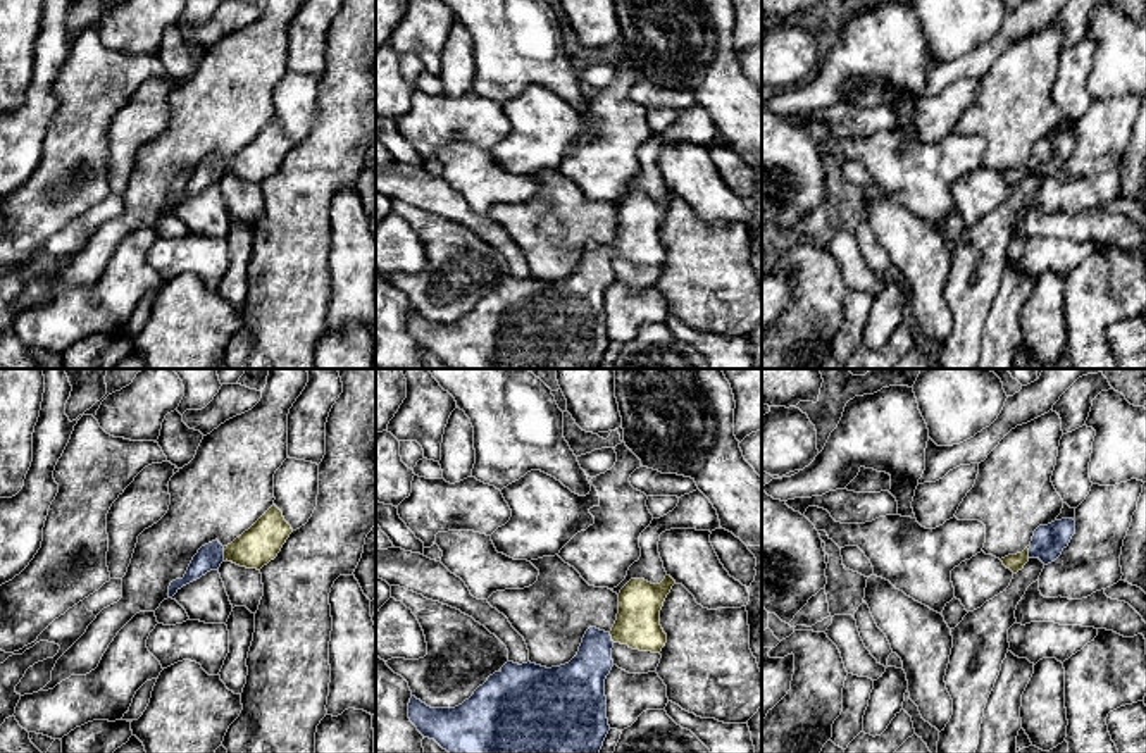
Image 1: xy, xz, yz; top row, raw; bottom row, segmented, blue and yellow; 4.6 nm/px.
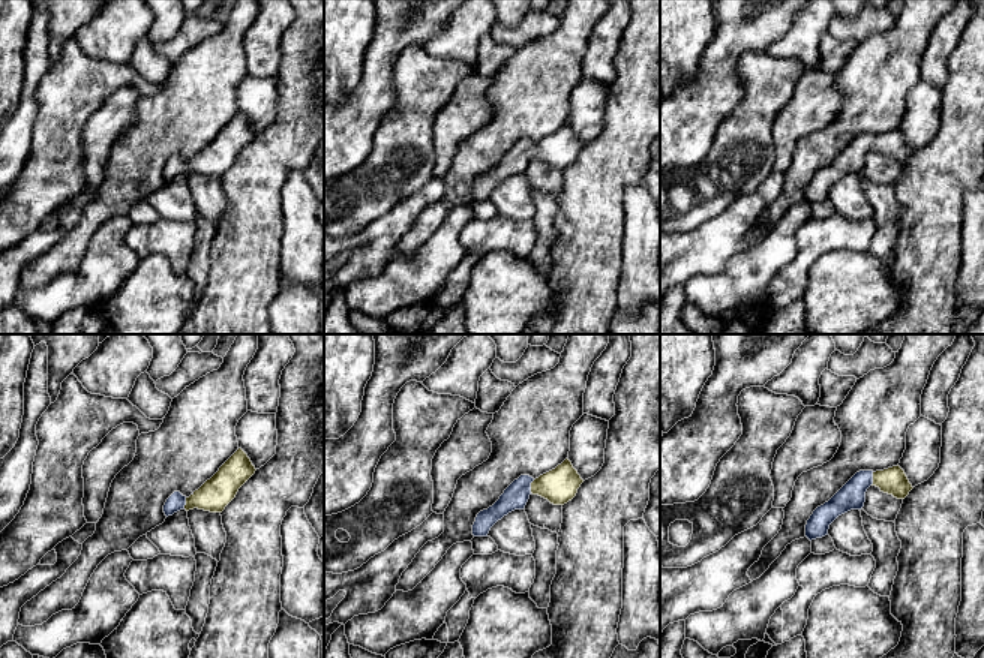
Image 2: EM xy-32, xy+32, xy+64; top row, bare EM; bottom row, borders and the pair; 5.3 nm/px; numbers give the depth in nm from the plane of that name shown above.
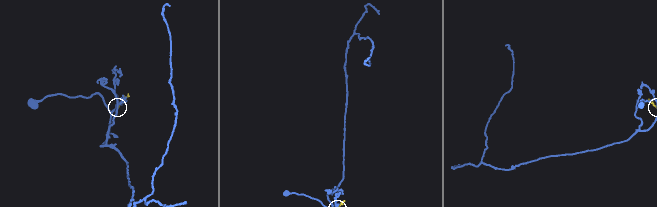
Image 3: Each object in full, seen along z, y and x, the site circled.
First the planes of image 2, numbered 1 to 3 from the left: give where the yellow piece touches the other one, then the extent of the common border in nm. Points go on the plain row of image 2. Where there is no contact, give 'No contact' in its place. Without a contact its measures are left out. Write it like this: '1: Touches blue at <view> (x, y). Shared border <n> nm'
1: Touches blue at xy-32 (185, 168). Shared border 70 nm
2: Touches blue at xy+32 (530, 150). Shared border 80 nm
3: Touches blue at xy+64 (872, 143). Shared border 70 nm

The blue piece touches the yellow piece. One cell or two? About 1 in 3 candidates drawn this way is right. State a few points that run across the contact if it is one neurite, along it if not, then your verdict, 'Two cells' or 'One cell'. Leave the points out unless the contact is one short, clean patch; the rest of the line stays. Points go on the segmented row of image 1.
Line: xy (209, 557), (223, 553), (245, 552), (259, 545). One cell

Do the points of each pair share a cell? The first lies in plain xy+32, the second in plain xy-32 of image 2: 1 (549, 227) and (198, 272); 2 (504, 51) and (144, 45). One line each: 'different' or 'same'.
1: same
2: same

